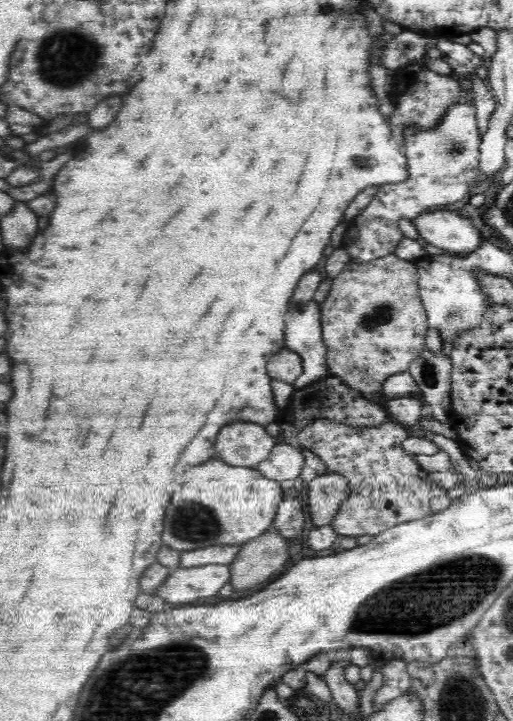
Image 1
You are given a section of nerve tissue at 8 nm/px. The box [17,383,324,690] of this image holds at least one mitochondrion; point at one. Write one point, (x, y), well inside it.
(204, 519)

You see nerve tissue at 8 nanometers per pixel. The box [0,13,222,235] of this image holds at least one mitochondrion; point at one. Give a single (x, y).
(61, 57)

